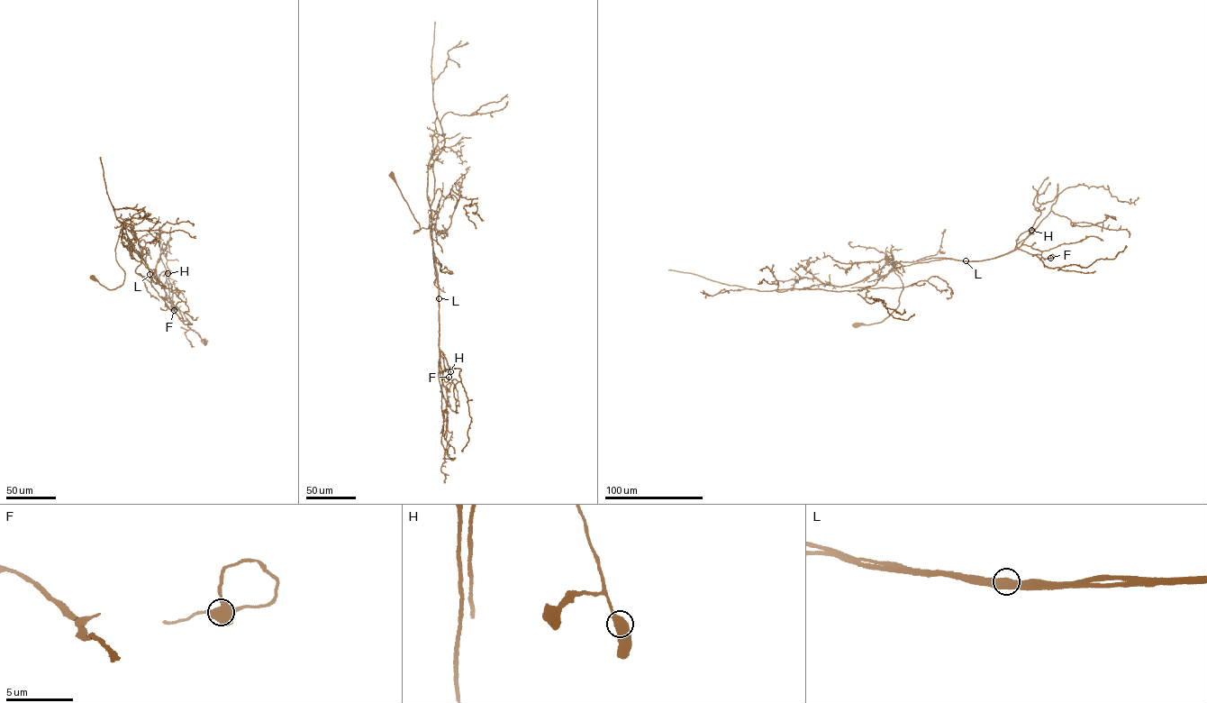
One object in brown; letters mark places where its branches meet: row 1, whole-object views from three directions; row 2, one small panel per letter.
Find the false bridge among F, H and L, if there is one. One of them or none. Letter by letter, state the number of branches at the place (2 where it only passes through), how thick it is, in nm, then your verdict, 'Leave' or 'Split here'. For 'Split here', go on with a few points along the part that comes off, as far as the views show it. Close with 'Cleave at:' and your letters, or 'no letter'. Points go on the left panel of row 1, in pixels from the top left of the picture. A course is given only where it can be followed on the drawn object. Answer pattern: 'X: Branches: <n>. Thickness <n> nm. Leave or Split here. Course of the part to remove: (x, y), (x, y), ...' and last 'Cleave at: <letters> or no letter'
F: Branches: 2. Thickness 600 nm. Leave
H: Branches: 2. Thickness 550 nm. Leave
L: Branches: 2. Thickness 600 nm. Split here. Course of the part to remove: (149, 274), (154, 283), (162, 284), (166, 298), (171, 302), (170, 311)
Cleave at: L

